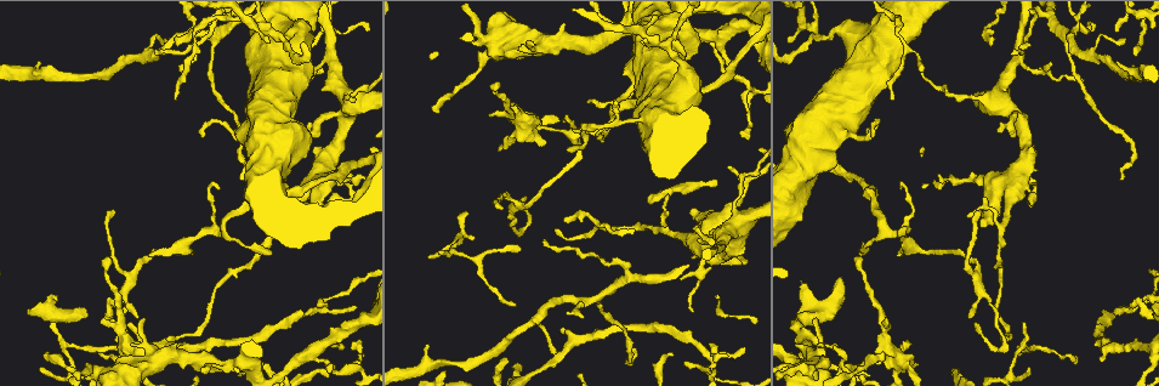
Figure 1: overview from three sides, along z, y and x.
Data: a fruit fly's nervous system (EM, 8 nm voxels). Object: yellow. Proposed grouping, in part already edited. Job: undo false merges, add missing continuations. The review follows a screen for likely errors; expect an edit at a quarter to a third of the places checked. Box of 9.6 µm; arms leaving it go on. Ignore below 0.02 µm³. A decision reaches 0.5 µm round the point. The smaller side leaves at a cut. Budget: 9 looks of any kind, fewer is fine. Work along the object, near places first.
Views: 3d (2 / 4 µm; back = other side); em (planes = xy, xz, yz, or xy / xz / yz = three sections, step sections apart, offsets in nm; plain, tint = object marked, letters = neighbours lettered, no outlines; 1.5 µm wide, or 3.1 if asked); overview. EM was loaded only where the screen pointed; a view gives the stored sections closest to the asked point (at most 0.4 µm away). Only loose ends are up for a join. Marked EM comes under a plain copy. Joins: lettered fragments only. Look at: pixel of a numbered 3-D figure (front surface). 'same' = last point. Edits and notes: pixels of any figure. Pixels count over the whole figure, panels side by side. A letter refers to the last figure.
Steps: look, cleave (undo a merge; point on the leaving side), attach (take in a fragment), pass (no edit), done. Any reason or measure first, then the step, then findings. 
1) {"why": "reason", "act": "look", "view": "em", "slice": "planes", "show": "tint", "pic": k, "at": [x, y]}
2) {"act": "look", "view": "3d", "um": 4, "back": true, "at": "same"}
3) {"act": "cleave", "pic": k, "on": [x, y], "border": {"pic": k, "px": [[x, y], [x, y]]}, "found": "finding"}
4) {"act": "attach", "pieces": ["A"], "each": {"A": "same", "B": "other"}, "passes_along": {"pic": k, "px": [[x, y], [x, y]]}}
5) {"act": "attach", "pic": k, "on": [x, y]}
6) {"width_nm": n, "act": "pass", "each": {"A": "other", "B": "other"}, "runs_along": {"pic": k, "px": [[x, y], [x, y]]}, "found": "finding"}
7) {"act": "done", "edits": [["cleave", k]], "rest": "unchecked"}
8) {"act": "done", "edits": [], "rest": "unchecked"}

{"why": "an open end", "act": "look", "view": "em", "slice": "planes", "show": "letters", "pic": 1, "at": [796, 345]}

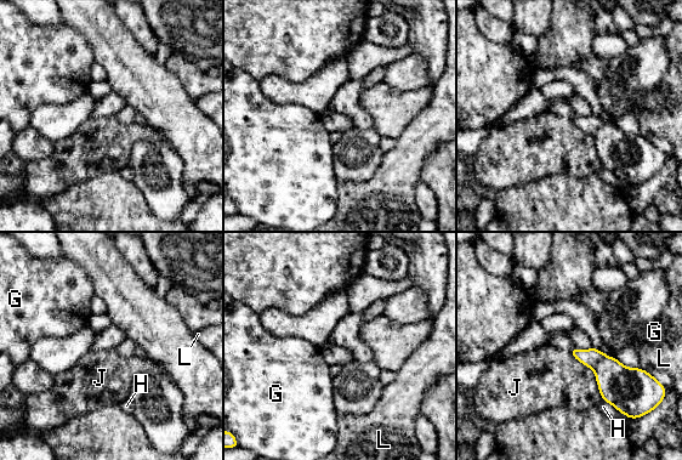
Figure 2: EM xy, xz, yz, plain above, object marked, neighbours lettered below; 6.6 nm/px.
{"act": "pass", "each": {"G": "other", "H": "other", "J": "other", "L": "other"}, "border": {"pic": 2, "px": [[570, 352], [592, 370], [602, 398]]}, "found": "none of them fits"}

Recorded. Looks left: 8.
{"why": "calibre changes", "act": "look", "view": "em", "slice": "yz", "step": 4, "show": "tint", "pic": 1, "at": [119, 326]}

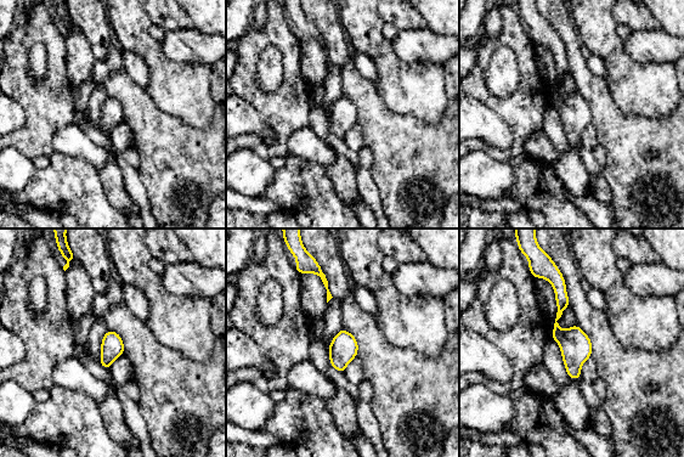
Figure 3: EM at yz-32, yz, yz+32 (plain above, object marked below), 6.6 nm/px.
{"act": "look", "view": "em", "slice": "planes", "show": "letters", "at": "same"}

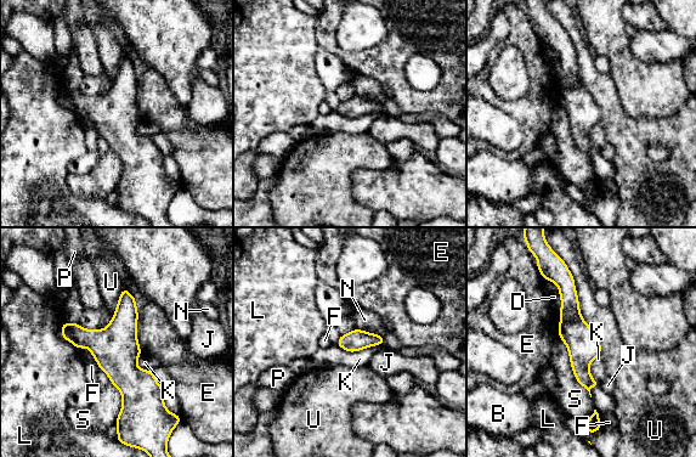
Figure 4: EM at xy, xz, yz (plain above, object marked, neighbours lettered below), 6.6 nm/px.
{"width_nm": 220, "act": "pass", "each": {"B": "other", "D": "other", "E": "other", "F": "other", "J": "other", "K": "other", "L": "other", "N": "other", "P": "other", "S": "other", "U": "other"}, "found": "one neuron here"}

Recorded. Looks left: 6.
{"act": "look", "view": "3d", "um": 4, "pic": 1, "at": [690, 212]}

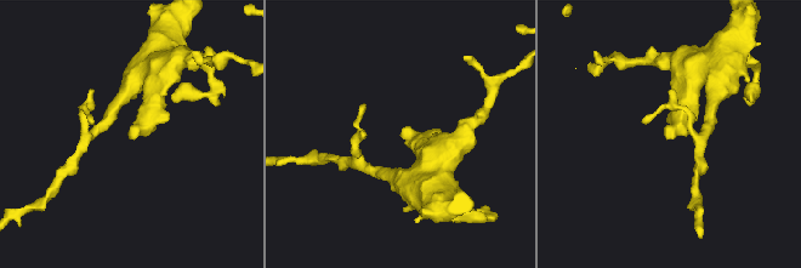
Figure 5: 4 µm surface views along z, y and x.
{"act": "look", "view": "em", "slice": "planes", "show": "letters", "pic": 5, "at": [404, 137]}

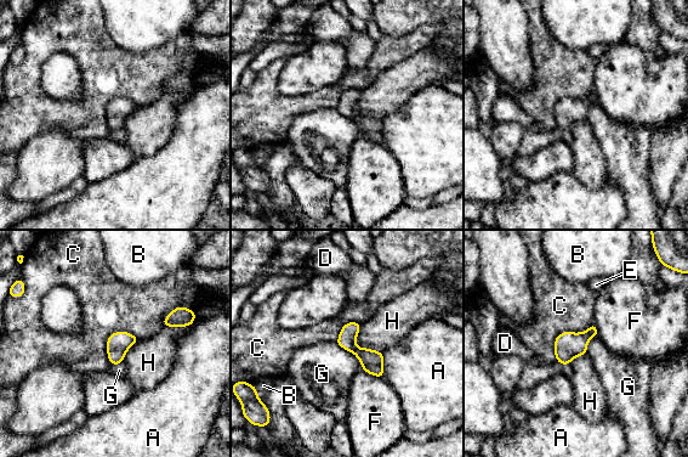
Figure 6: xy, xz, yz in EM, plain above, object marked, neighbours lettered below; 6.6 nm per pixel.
{"act": "pass", "each": {"A": "other", "B": "other", "C": "other", "D": "other", "E": "other", "F": "other", "G": "other", "H": "other"}, "border": {"pic": 6, "px": [[335, 342], [351, 351], [363, 370]]}, "found": "none of them fits"}

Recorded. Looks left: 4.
{"why": "branch stops here", "act": "look", "view": "3d", "um": 4, "pic": 1, "at": [303, 125]}

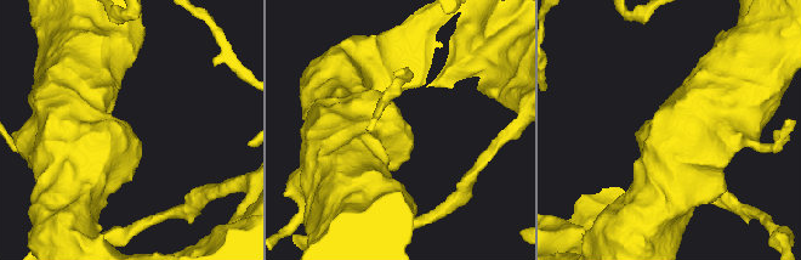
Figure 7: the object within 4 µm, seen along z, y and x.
{"act": "look", "view": "em", "slice": "planes", "show": "letters", "pic": 7, "at": [131, 131]}

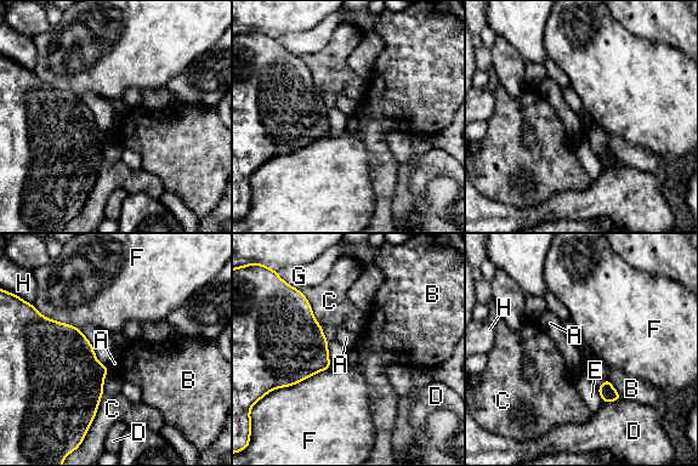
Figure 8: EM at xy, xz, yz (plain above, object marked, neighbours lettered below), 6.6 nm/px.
{"act": "pass", "each": {"A": "other", "B": "other", "C": "other", "D": "other", "E": "other", "F": "other", "G": "other", "H": "other"}, "border": {"pic": 8, "px": [[330, 367], [273, 388], [256, 402]]}, "found": "none of them fits"}

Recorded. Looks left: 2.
{"act": "done", "edits": [], "rest": "unchecked"}

